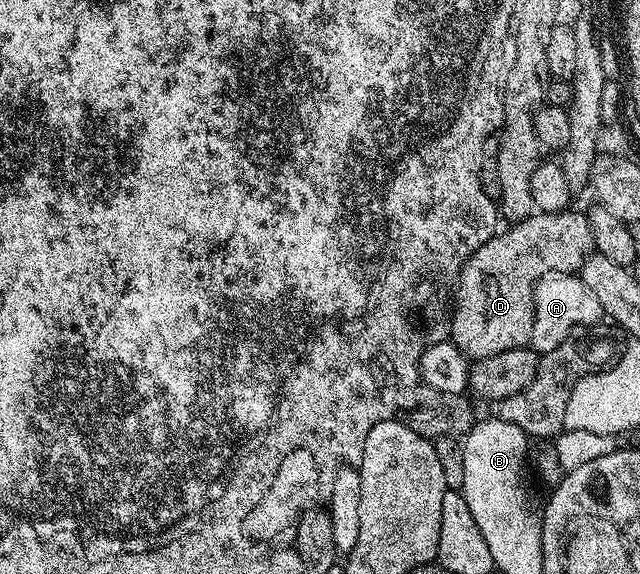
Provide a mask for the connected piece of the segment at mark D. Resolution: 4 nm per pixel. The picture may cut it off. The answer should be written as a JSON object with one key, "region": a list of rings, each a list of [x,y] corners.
{"region":[[[565,209],[559,214],[533,213],[529,215],[527,219],[523,219],[522,222],[511,224],[511,226],[507,228],[509,231],[501,230],[499,233],[493,235],[490,241],[486,241],[486,245],[482,245],[466,260],[466,262],[464,262],[464,268],[460,270],[458,286],[454,291],[454,310],[450,315],[450,339],[463,355],[468,356],[469,360],[475,361],[478,359],[485,359],[486,357],[494,357],[494,353],[506,353],[506,349],[529,346],[532,341],[534,293],[536,292],[536,283],[538,280],[540,280],[543,275],[571,275],[579,272],[580,268],[584,265],[585,258],[593,254],[592,229],[588,224],[587,214],[580,212],[579,215],[578,212],[572,210],[573,209]]]}

